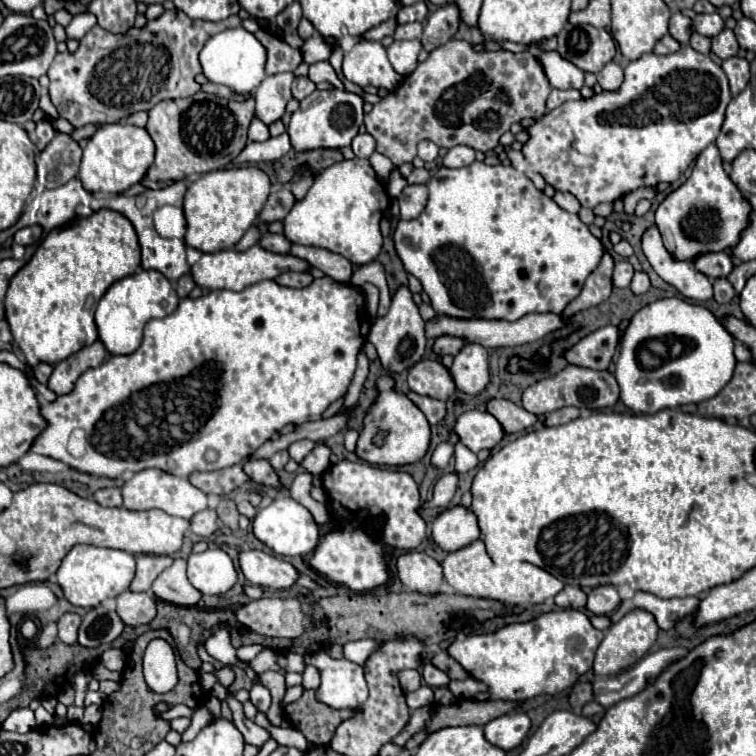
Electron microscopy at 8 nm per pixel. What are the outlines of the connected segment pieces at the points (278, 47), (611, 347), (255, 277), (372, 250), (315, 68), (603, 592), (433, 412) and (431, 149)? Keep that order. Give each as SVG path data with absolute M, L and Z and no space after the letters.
M259 29L255 37L261 41L261 45L267 49L267 63L265 63L265 73L275 75L283 71L295 71L295 67L303 61L301 51L289 47L281 37L267 29Z
M613 325L601 327L577 341L577 345L563 351L563 357L571 365L587 367L593 371L605 371L613 359L619 331Z
M253 245L247 251L235 251L235 249L225 249L219 253L203 253L199 263L191 265L191 275L199 287L207 289L231 289L231 291L243 291L245 287L265 281L265 279L277 279L285 271L295 271L295 273L305 273L309 271L311 265L305 259L299 259L295 255L281 255L263 249L261 245Z
M345 159L315 175L303 201L297 201L283 219L285 237L291 243L323 247L341 253L351 263L371 263L383 245L379 223L389 205L389 195L367 159Z
M329 61L313 63L313 65L309 67L309 79L311 79L313 83L327 81L327 83L331 83L331 85L333 85L333 87L337 87L337 89L341 89L341 87L343 87L343 81L337 77L337 73L335 73L335 69L331 67L331 63L329 63Z
M601 585L589 591L587 609L595 615L611 615L619 607L621 599L613 585Z
M405 391L405 395L423 411L423 415L427 417L427 421L431 425L439 423L445 417L445 403L443 401L431 399L431 397L423 397L423 395L417 395L413 391Z
M421 141L419 143L419 157L423 161L433 161L437 157L437 151L439 151L439 147L433 141Z

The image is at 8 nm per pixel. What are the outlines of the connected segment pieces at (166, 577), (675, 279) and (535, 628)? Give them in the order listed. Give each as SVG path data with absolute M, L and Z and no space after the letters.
M181 557L153 581L151 589L157 599L179 607L195 607L201 599L201 591L187 579L187 561Z
M649 227L641 235L641 243L643 243L643 253L651 263L651 267L655 269L655 273L663 281L673 285L681 295L695 301L707 301L713 297L711 281L703 273L699 273L691 263L673 261L673 257L665 251L661 243L657 227Z
M563 609L563 611L543 613L537 619L527 621L527 623L505 625L489 635L459 637L447 647L447 653L453 659L457 659L471 677L487 685L487 691L477 693L475 699L479 701L527 701L539 695L557 695L557 693L567 691L571 685L575 685L579 677L583 677L593 667L593 655L601 639L603 639L603 631L595 629L583 611Z

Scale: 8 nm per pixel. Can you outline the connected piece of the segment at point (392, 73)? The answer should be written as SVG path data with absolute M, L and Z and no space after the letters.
M359 41L349 53L345 53L343 75L359 87L373 85L387 91L397 89L403 81L389 63L385 47L379 41Z

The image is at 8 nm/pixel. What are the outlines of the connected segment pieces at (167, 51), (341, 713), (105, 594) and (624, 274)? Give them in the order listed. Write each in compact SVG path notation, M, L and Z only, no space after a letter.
M167 11L149 21L145 27L131 27L125 33L111 33L95 25L81 39L75 53L57 53L53 59L47 71L51 79L51 103L59 111L59 117L67 119L75 129L79 129L85 125L119 123L131 113L149 111L163 99L191 97L201 89L201 85L195 81L195 77L203 73L199 61L201 49L213 35L233 29L239 23L239 15L211 23L191 19L183 11Z
M309 689L301 699L283 707L283 715L289 723L295 723L295 729L301 731L315 745L329 745L333 731L353 713L351 709L333 709L315 699L315 689Z
M75 545L61 561L57 569L57 581L65 593L65 599L75 607L97 607L109 597L129 589L129 583L135 573L135 557L119 549L103 549L93 545Z
M619 261L615 263L615 271L613 271L613 285L615 287L629 287L631 277L633 277L633 265L629 261Z

